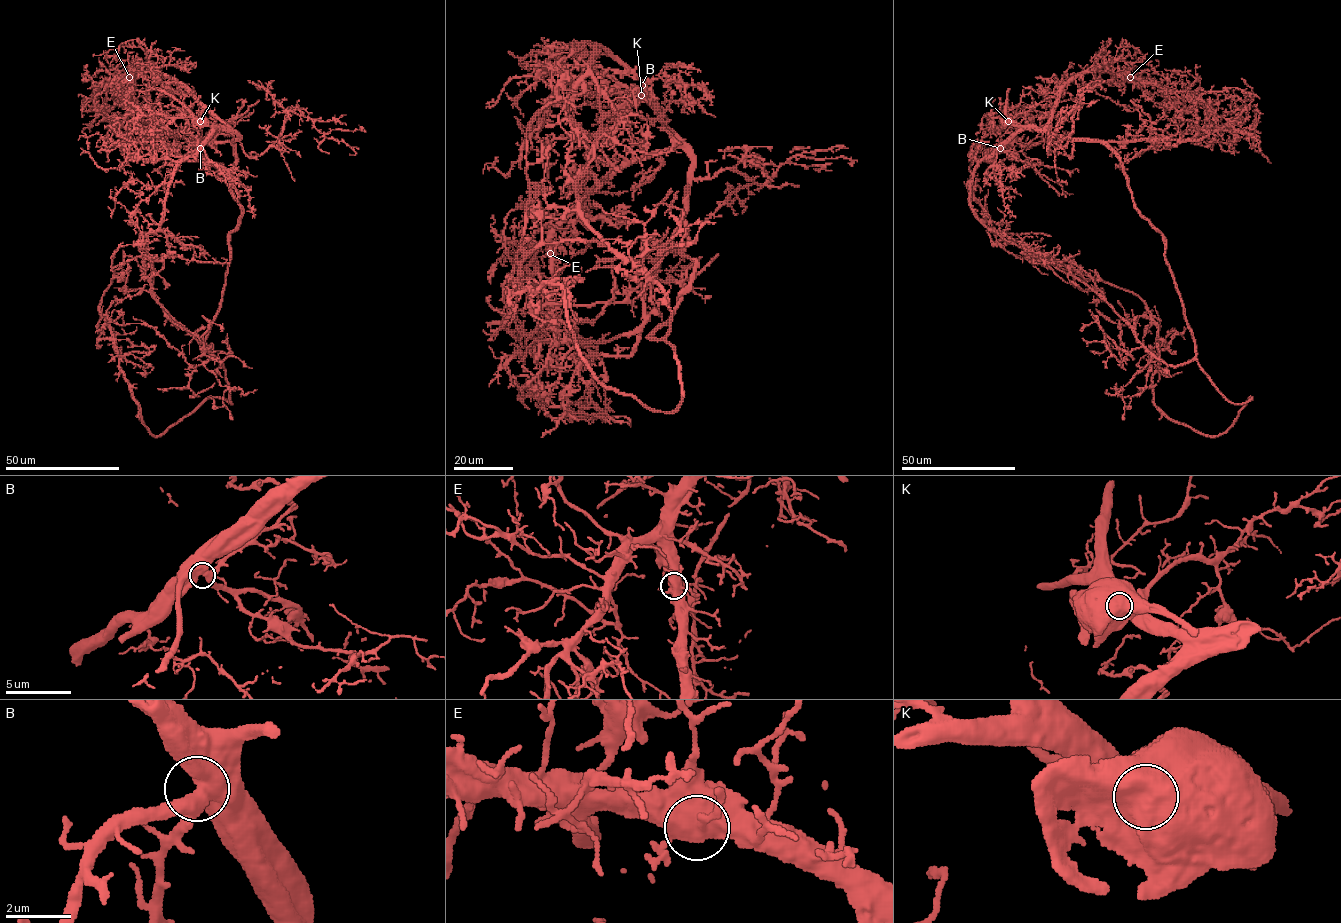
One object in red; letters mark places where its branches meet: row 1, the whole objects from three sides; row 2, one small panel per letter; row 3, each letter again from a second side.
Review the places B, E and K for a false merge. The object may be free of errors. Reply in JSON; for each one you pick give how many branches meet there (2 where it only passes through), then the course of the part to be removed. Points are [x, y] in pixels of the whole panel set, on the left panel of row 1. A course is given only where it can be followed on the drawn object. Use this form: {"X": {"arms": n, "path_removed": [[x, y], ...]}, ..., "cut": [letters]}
{"K": {"arms": 3, "path_removed": [[200, 121], [210, 121], [219, 132]]}, "cut": ["K"]}

